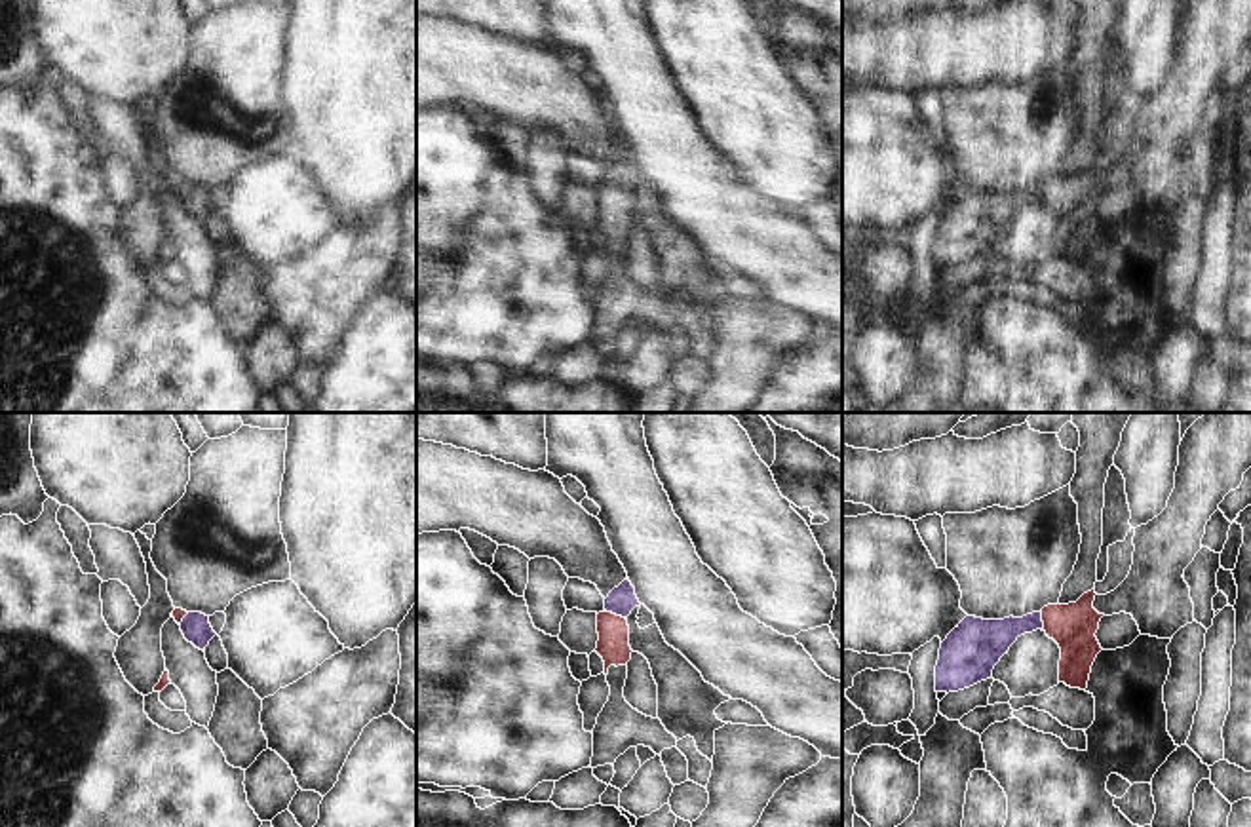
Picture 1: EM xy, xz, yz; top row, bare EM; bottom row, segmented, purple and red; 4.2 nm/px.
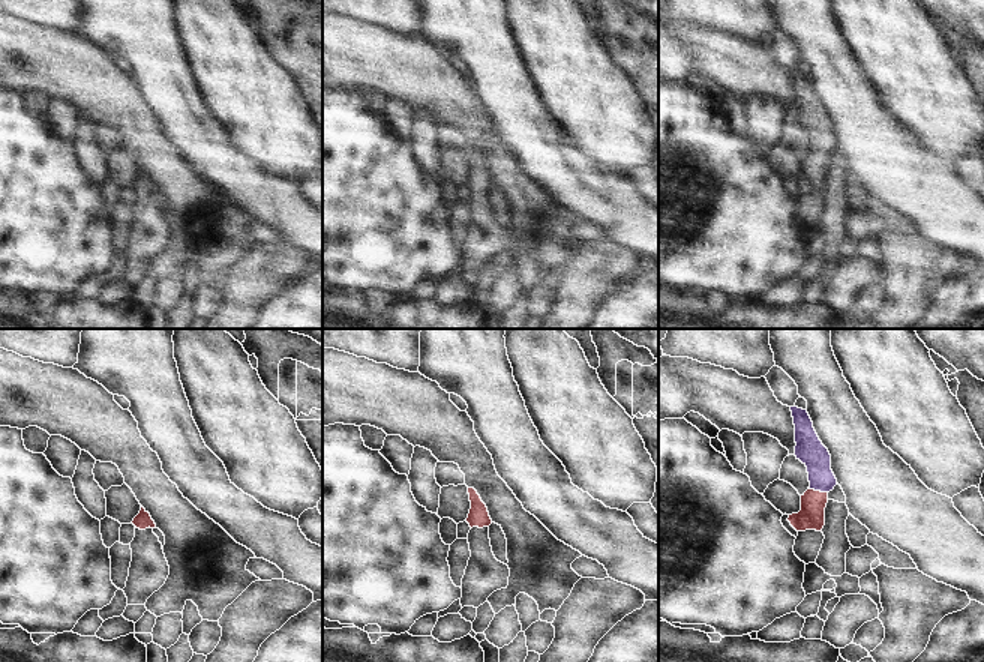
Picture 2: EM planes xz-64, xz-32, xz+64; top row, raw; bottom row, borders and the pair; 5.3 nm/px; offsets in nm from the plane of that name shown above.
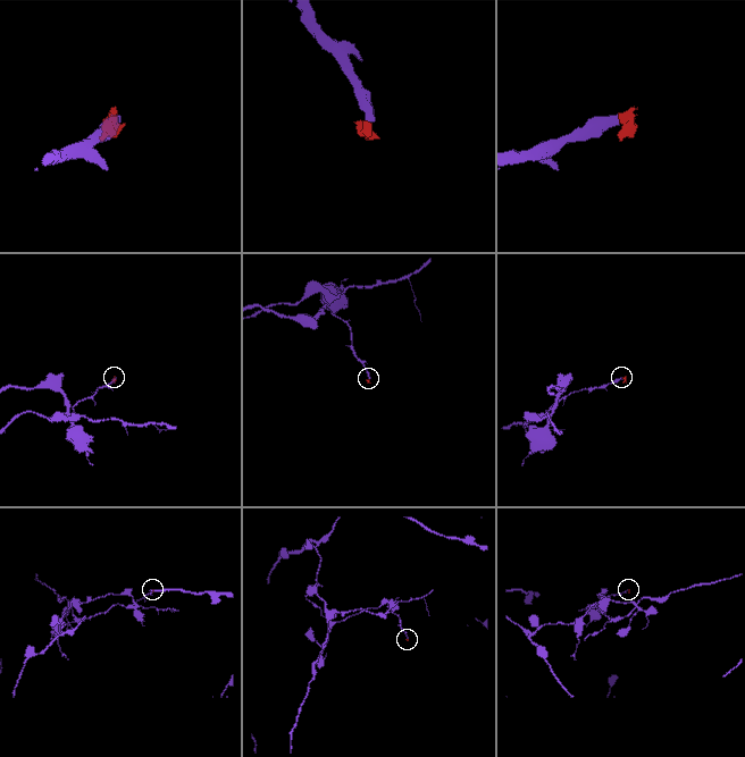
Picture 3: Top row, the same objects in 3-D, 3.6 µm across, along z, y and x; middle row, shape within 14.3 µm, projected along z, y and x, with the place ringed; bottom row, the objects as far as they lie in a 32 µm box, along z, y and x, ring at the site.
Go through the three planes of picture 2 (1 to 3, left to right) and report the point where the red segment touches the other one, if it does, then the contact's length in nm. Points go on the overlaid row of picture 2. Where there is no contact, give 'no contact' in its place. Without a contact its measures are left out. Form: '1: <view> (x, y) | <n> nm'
1: no contact
2: no contact
3: xz+64 (818, 490) | 110 nm

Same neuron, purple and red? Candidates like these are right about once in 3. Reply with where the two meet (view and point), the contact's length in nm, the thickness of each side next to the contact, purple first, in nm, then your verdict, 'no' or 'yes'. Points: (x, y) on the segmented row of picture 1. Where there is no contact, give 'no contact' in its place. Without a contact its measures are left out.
contact xz (616, 615); length 110 nm; calibres 120 and 140 nm; yes

